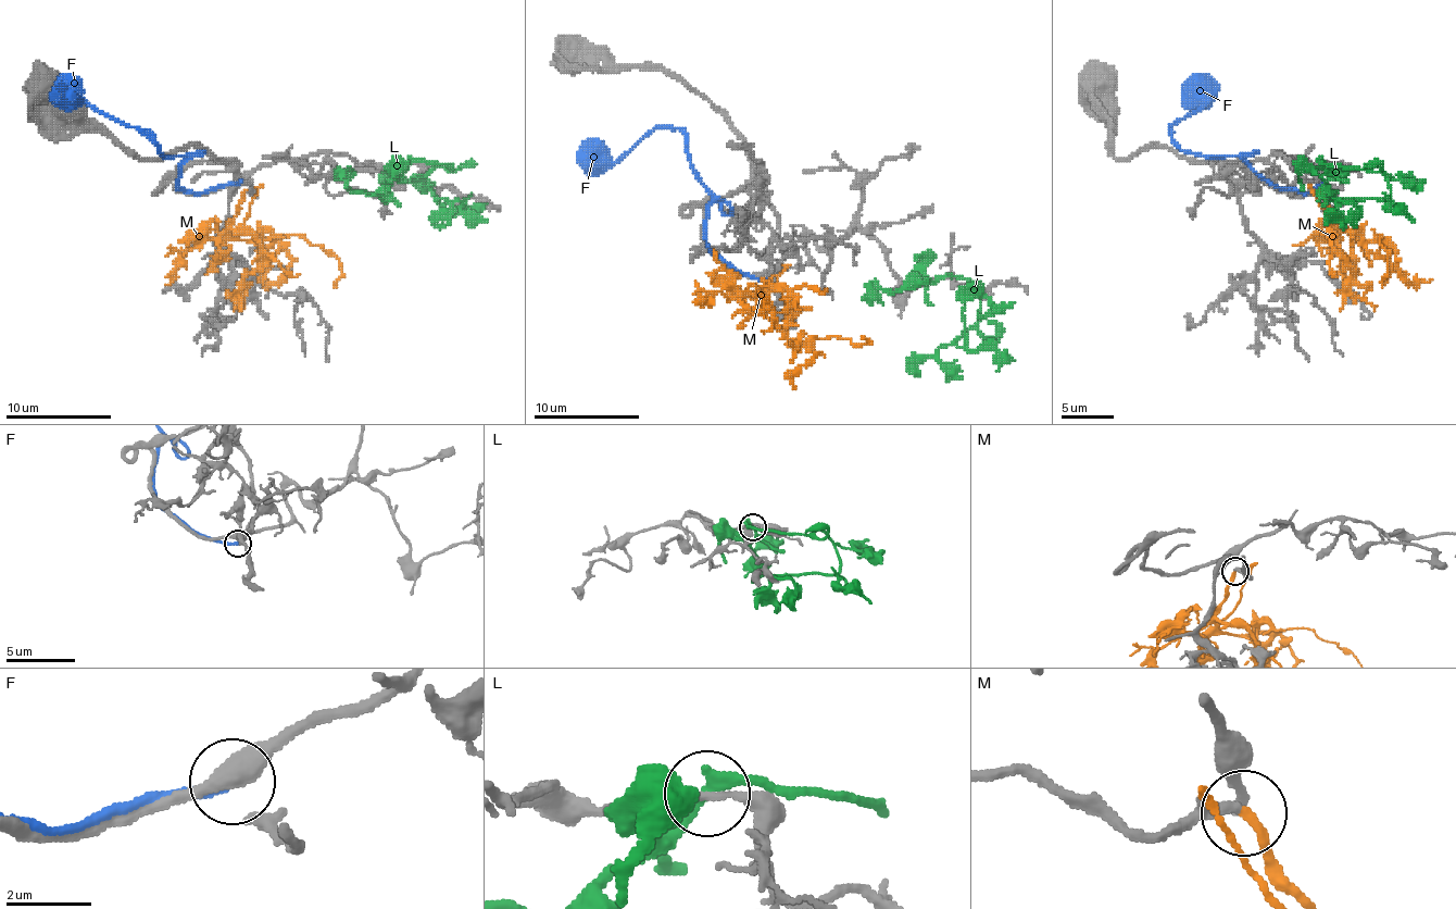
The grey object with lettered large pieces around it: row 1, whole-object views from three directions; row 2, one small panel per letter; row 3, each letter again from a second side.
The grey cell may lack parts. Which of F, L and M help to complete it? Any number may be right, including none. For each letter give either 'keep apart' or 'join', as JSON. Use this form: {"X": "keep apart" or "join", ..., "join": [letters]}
{"F": "keep apart", "L": "keep apart", "M": "join", "join": ["M"]}

